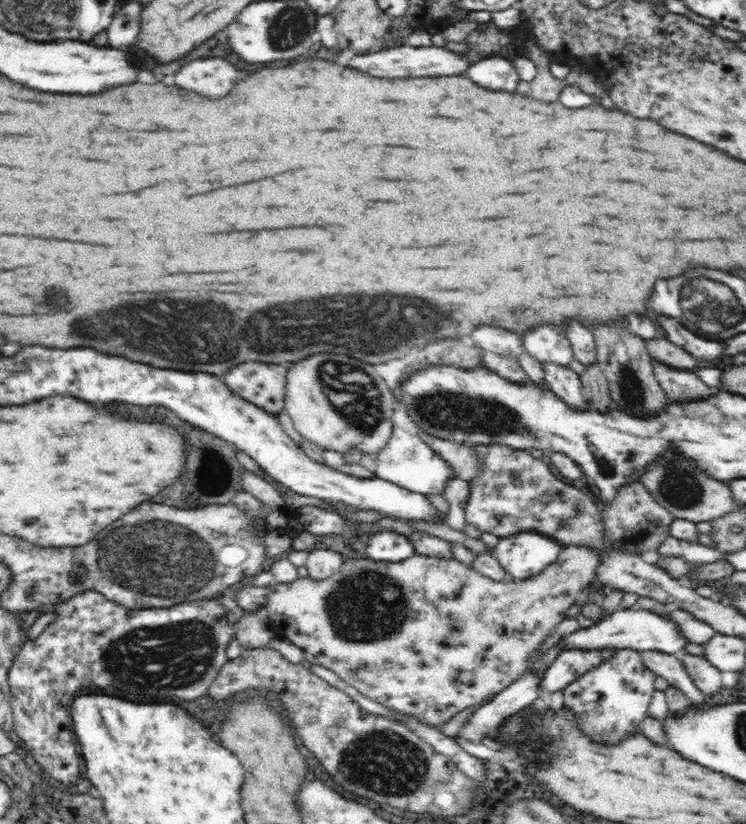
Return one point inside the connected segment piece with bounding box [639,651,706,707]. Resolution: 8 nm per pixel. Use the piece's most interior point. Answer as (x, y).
(664, 665)

